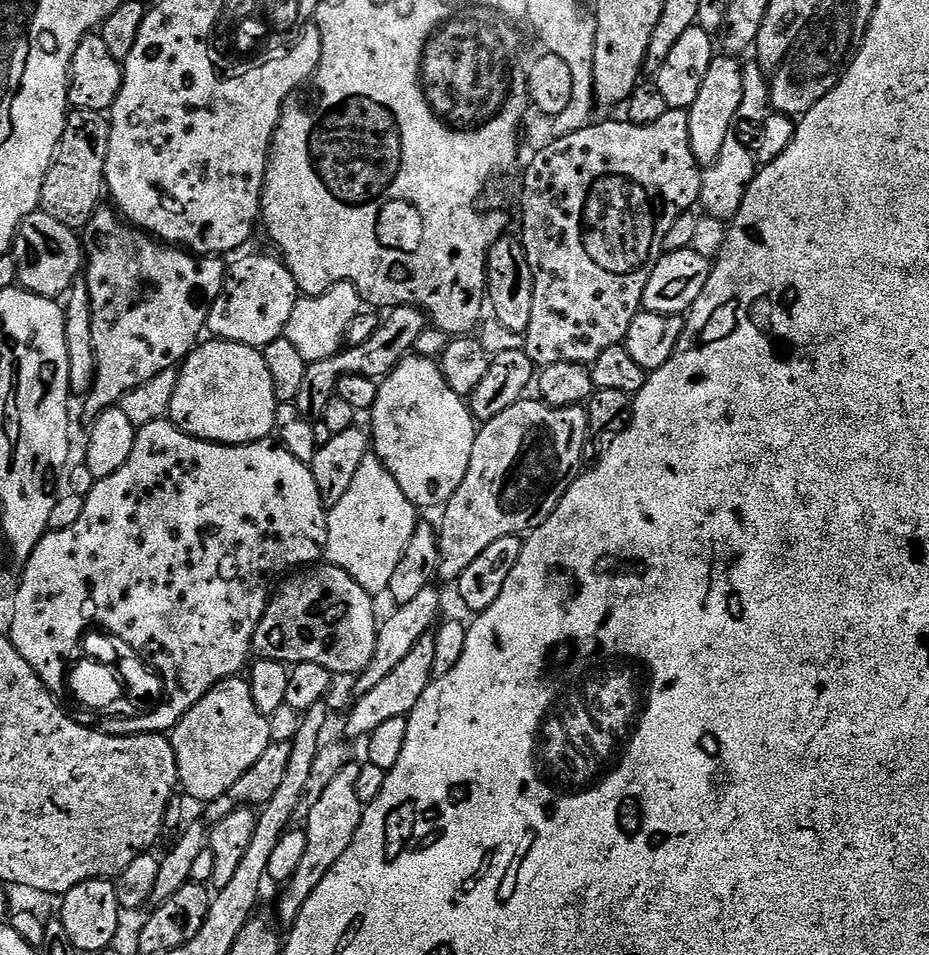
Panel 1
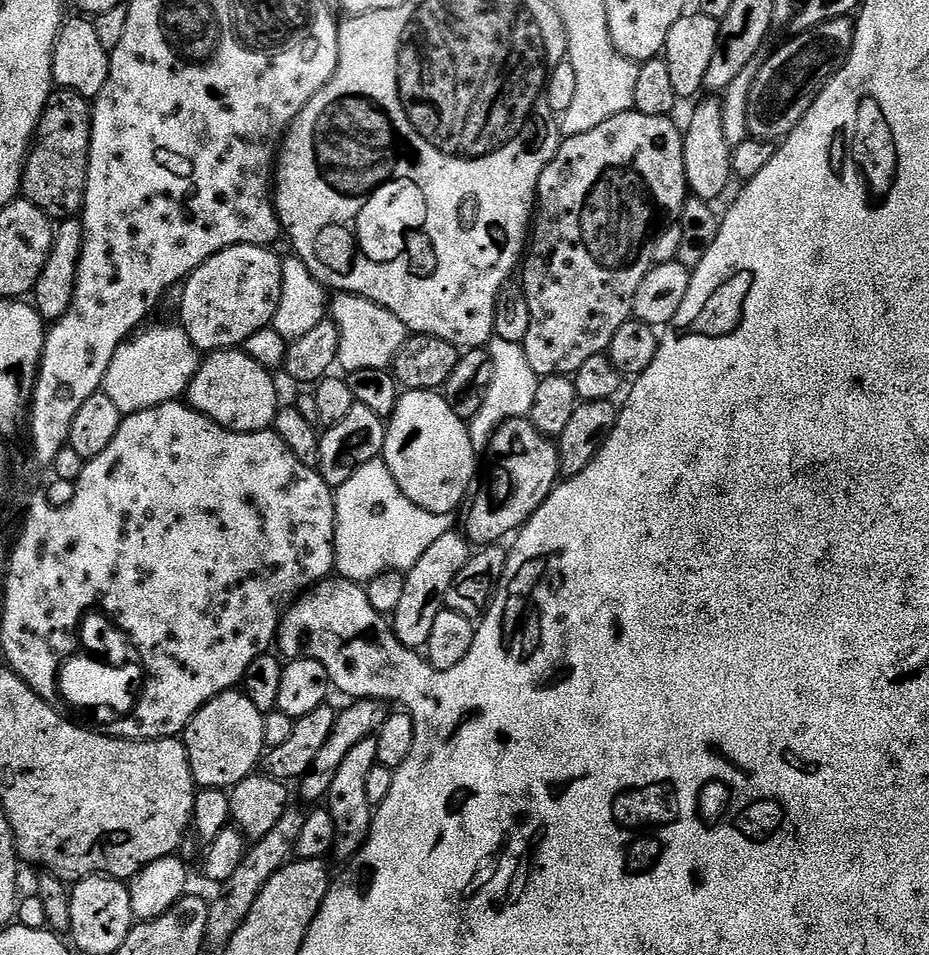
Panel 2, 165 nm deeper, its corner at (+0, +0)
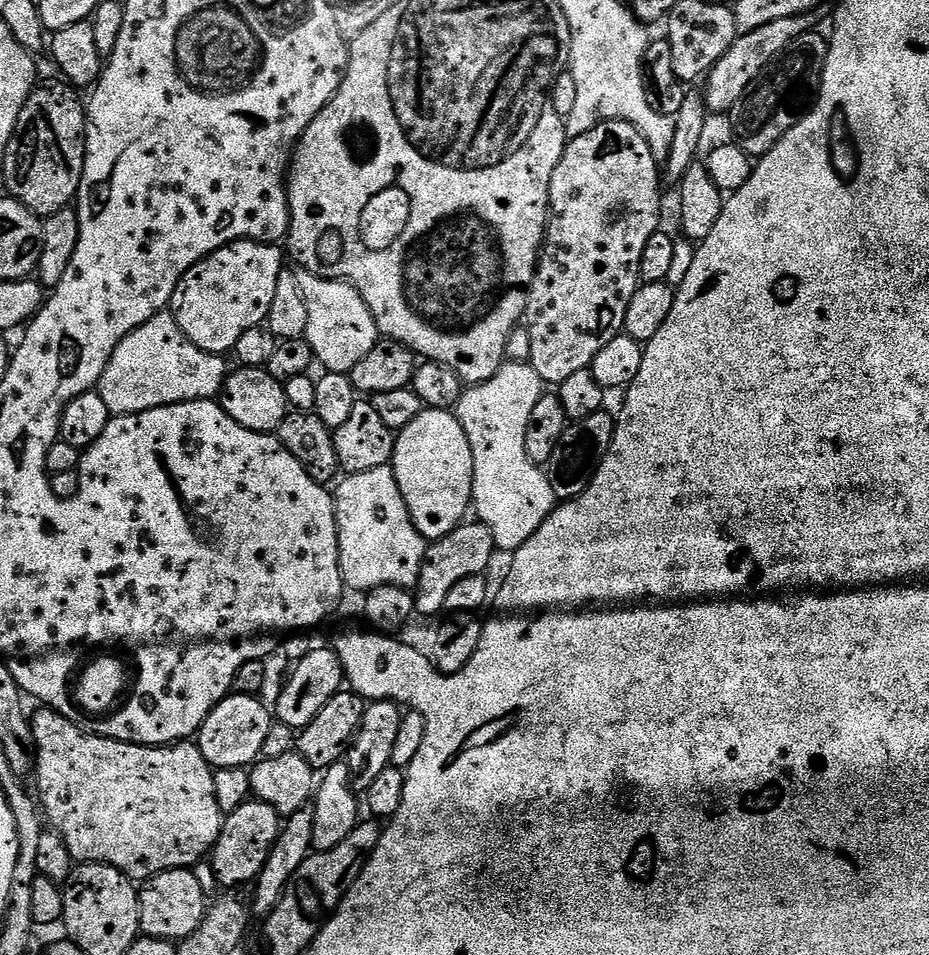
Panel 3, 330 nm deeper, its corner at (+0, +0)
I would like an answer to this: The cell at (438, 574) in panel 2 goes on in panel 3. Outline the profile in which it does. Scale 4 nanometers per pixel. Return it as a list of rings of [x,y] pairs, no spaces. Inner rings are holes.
[[[465,522],[446,534],[446,538],[431,541],[424,553],[424,564],[420,567],[420,577],[414,589],[415,611],[419,615],[439,617],[444,612],[446,597],[450,595],[454,582],[487,573],[487,568],[492,564],[492,555],[497,555],[497,552],[494,534],[479,522]]]

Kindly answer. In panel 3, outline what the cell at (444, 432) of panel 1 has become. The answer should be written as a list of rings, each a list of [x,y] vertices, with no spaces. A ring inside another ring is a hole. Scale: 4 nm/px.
[[[425,407],[424,412],[418,414],[418,418],[414,418],[414,422],[410,422],[410,426],[399,429],[390,467],[392,473],[396,476],[398,490],[402,490],[402,498],[406,502],[406,510],[410,514],[410,518],[414,522],[418,534],[422,534],[425,541],[431,542],[433,540],[446,538],[446,534],[450,534],[455,528],[459,528],[461,524],[465,523],[467,516],[464,515],[469,515],[470,509],[472,508],[471,490],[474,486],[474,457],[470,450],[470,438],[466,438],[466,430],[462,430],[460,420],[456,417],[455,411],[446,408]]]

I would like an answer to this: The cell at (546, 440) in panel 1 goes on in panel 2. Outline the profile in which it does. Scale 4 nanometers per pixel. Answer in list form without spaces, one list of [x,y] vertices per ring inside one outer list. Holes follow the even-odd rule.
[[[531,419],[507,420],[505,424],[500,425],[492,434],[491,448],[492,473],[488,476],[488,500],[482,501],[477,506],[476,512],[472,512],[468,516],[466,536],[473,545],[480,544],[476,546],[492,546],[500,542],[496,540],[502,539],[503,536],[510,535],[509,537],[511,537],[513,534],[519,533],[528,520],[544,505],[546,498],[562,476],[559,447],[543,432],[538,431],[532,425]]]

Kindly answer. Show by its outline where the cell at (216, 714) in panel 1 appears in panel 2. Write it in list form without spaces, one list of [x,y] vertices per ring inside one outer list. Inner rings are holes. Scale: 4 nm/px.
[[[240,690],[223,692],[196,711],[192,721],[184,729],[182,739],[190,758],[192,777],[200,788],[230,790],[238,782],[242,782],[247,776],[251,776],[257,771],[266,752],[264,747],[264,717],[265,713],[260,712],[258,706],[254,706],[254,702],[250,702],[250,698]]]

